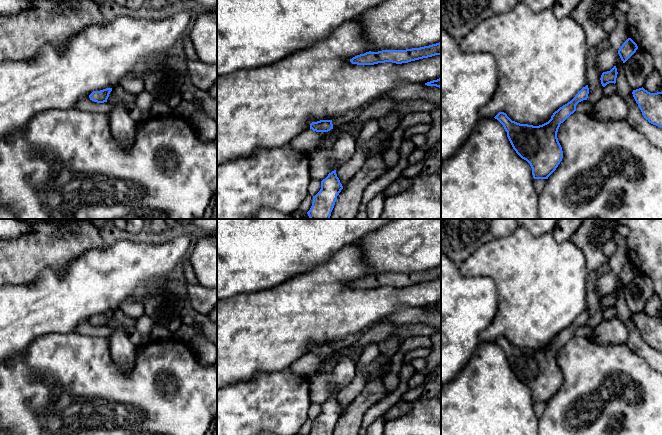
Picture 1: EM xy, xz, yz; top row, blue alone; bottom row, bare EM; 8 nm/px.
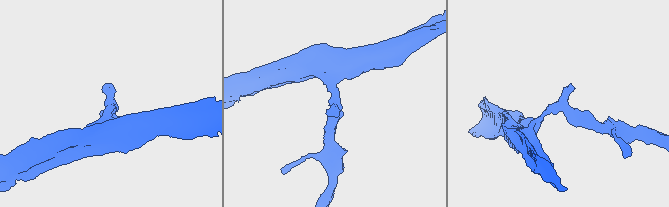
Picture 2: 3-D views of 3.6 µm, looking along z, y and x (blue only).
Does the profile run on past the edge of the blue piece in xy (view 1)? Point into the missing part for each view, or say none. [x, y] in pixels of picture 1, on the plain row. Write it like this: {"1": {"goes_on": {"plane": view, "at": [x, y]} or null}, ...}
{"1": {"goes_on": null}}

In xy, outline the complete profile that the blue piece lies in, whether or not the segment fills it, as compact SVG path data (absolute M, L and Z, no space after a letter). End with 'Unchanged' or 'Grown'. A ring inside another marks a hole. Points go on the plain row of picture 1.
M106 312L100 315L93 315L89 319L89 322L90 324L97 326L97 327L104 327L104 326L107 326L107 323L111 315L112 315L112 312Z. Unchanged

